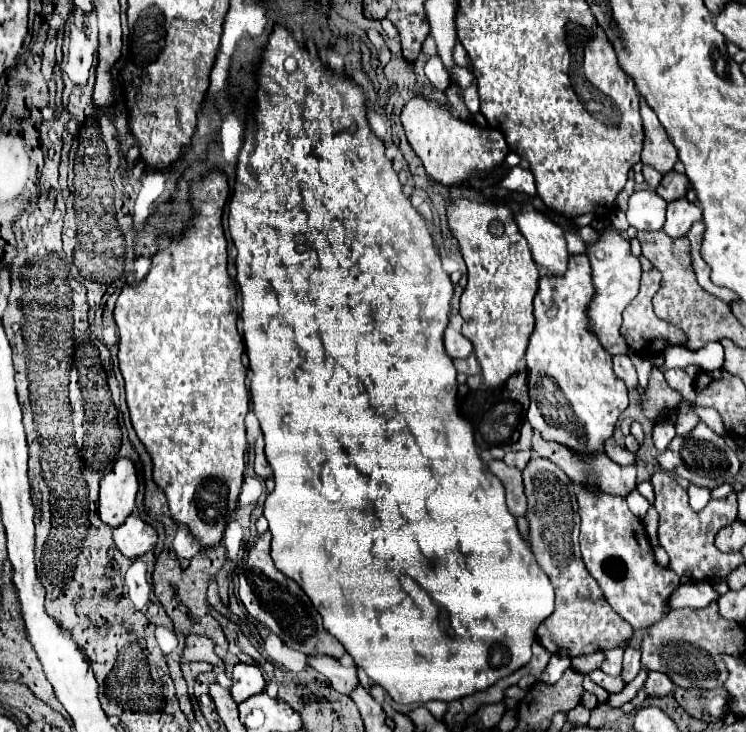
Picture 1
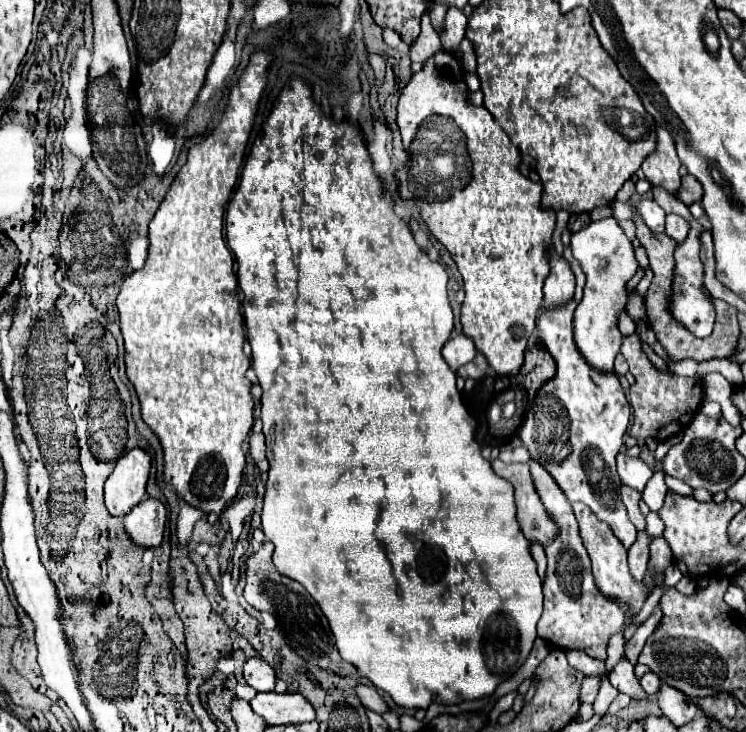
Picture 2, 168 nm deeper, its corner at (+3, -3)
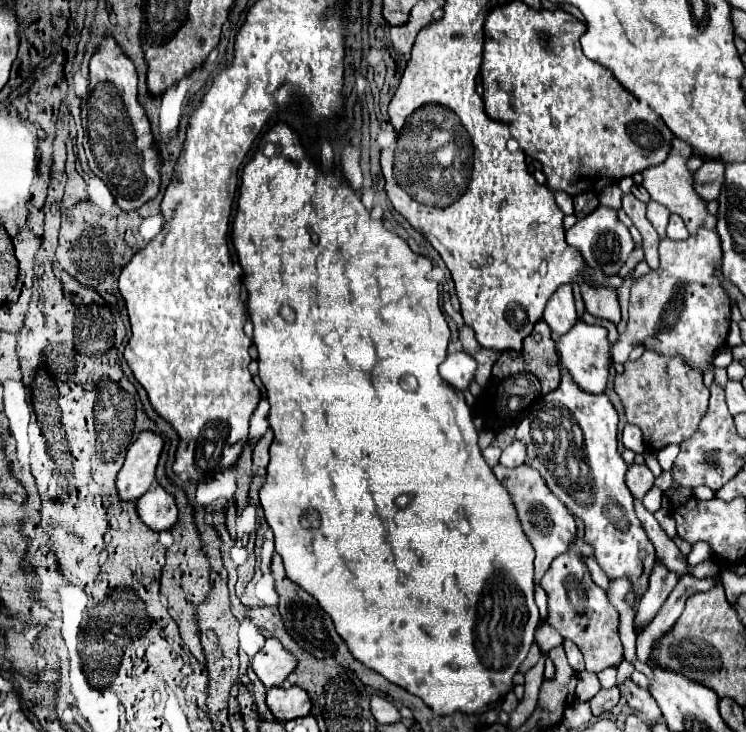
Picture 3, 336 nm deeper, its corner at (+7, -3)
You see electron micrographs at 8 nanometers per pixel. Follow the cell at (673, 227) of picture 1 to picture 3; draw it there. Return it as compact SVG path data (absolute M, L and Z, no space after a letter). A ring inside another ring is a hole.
M678 214L670 216L670 224L668 224L666 232L668 232L670 240L686 240L690 236L688 230L686 230L686 226L684 226L684 220Z

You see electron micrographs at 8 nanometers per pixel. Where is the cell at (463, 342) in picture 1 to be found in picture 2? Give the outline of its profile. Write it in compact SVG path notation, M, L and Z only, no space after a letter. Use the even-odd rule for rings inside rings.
M458 334L456 338L450 338L444 344L442 354L444 354L444 360L448 362L448 366L452 370L458 370L460 366L464 366L464 364L468 364L468 362L474 360L476 348L474 348L474 342L468 336Z

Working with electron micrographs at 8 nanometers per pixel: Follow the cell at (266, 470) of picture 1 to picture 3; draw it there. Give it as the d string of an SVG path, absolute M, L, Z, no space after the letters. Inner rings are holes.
M268 428L268 432L258 440L258 444L256 444L254 452L252 452L252 460L254 460L256 466L260 466L260 468L266 468L266 466L268 466L268 460L270 460L268 450L270 450L272 440L274 440L274 434L272 434L272 430Z

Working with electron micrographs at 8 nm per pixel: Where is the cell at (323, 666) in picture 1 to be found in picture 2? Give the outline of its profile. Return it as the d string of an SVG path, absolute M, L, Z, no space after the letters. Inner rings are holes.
M358 684L358 686L354 686L354 692L356 692L356 696L360 698L360 702L362 702L366 708L370 708L370 710L374 710L374 712L386 712L386 710L388 710L386 702L380 698L380 694L378 694L376 688Z

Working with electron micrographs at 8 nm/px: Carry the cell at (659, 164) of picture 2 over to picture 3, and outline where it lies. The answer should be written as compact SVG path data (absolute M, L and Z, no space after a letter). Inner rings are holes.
M674 138L672 142L672 152L670 152L670 158L666 158L664 164L658 164L650 170L644 170L642 176L644 176L644 182L642 186L650 192L652 200L660 202L662 206L666 206L672 214L678 214L684 224L688 226L688 232L690 234L696 234L698 228L708 228L708 230L716 230L716 222L718 222L718 216L712 216L708 214L706 210L706 202L698 196L696 188L694 188L694 172L688 168L688 158L692 156L692 148L684 142L684 140L678 140Z

